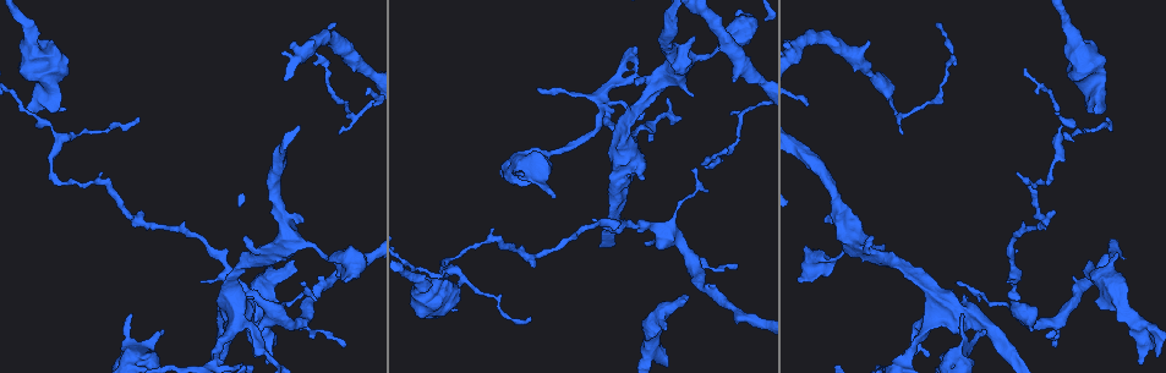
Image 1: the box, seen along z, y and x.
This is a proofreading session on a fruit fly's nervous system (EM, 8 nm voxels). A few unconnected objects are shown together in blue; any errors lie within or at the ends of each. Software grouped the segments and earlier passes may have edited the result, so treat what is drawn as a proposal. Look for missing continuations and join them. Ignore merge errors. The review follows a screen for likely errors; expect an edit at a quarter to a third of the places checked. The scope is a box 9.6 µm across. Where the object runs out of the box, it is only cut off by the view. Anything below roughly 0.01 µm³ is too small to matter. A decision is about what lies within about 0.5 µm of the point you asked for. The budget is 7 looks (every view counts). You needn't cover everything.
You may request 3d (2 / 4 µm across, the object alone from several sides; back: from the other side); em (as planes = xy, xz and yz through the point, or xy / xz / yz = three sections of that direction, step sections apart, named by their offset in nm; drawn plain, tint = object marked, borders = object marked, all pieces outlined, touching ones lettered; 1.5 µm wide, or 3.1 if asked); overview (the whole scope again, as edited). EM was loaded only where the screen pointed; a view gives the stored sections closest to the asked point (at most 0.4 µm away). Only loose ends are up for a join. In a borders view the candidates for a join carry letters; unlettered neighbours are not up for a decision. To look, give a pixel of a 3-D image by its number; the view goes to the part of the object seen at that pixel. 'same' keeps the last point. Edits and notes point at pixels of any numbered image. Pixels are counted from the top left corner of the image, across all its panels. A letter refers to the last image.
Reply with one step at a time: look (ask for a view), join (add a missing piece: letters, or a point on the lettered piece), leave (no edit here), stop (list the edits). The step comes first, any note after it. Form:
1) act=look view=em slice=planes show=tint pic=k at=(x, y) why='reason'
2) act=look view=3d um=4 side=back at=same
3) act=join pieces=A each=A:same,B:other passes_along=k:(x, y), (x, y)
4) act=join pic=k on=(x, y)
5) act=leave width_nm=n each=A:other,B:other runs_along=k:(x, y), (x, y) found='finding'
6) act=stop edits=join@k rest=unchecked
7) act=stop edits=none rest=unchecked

act=look view=em slice=planes show=borders pic=1 at=(1096, 114) why='stops while still wide'

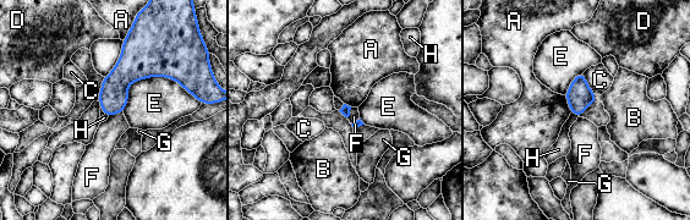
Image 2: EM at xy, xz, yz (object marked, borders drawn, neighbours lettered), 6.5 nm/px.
act=leave each=A:other,B:other,C:other,D:other,E:other,F:other,G:other,H:other found='none of them fits'

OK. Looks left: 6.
act=look view=em slice=planes show=tint pic=1 at=(956, 283) why='free end'

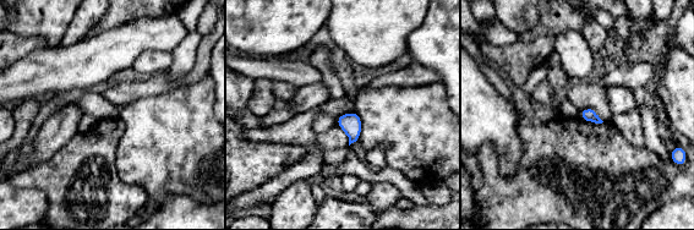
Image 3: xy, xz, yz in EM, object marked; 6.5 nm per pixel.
act=look view=em slice=planes show=borders at=same why='see the neighbours'

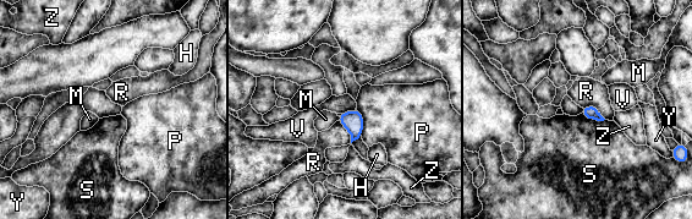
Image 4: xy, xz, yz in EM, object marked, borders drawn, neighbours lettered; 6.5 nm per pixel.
act=leave longest_contact=P:190nm each=H:other,M:other,P:other,R:other,S:other,V:other,Y:other,Z:other border=4:(355, 108), (339, 113) found='no lettered piece goes on from it'

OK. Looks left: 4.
act=look view=3d um=4 pic=1 at=(801, 279)

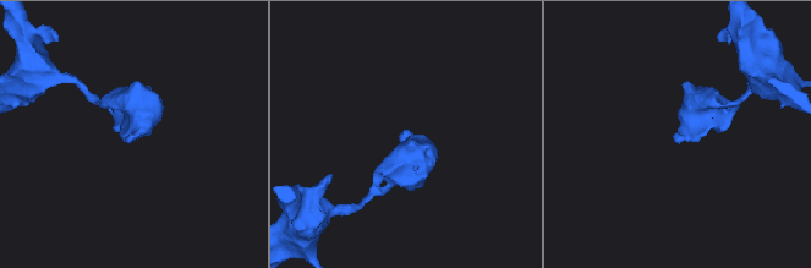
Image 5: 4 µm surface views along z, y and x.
act=look view=em slice=planes show=plain pic=5 at=(677, 142) why='shape alone is not enough'

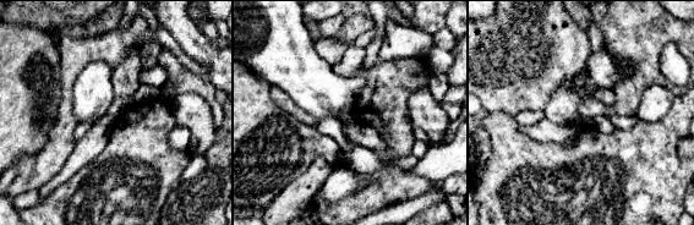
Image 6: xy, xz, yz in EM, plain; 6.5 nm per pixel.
act=look view=em slice=planes show=borders at=same why='see the neighbours'

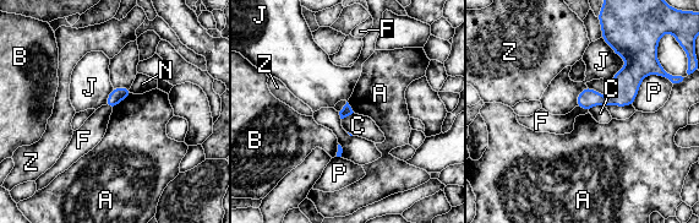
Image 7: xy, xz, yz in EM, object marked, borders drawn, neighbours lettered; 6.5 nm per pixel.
act=leave each=A:other,B:other,C:other,F:other,J:other,N:other,P:other,Z:other border=7:(577, 105), (588, 112) found='none of them fits'

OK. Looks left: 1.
act=stop edits=none rest=unchecked

